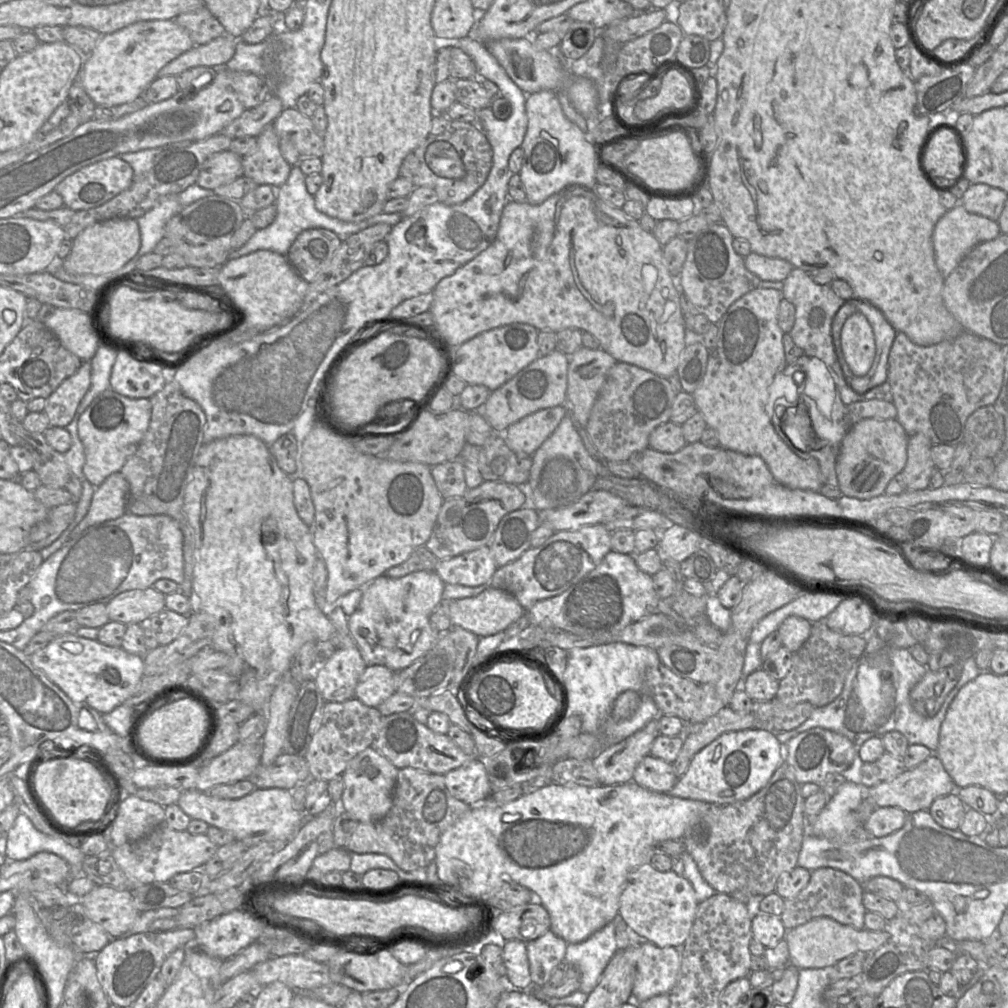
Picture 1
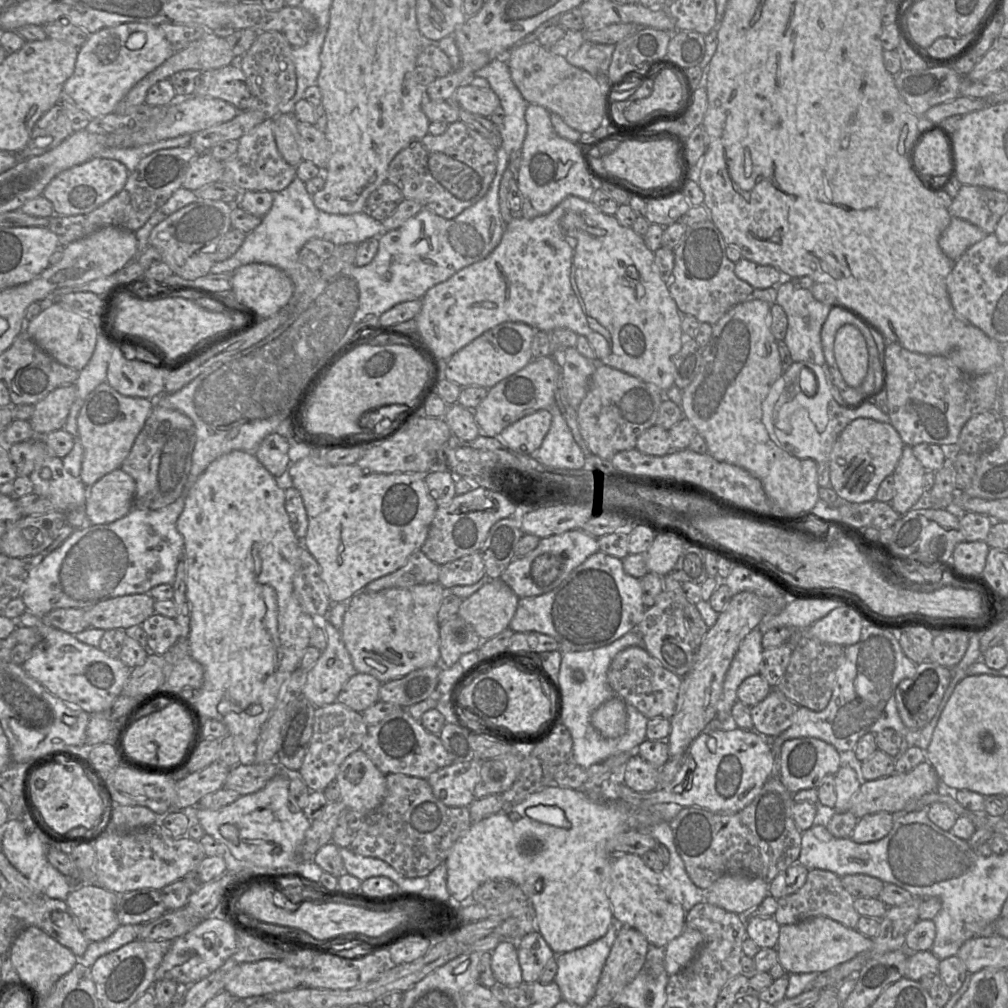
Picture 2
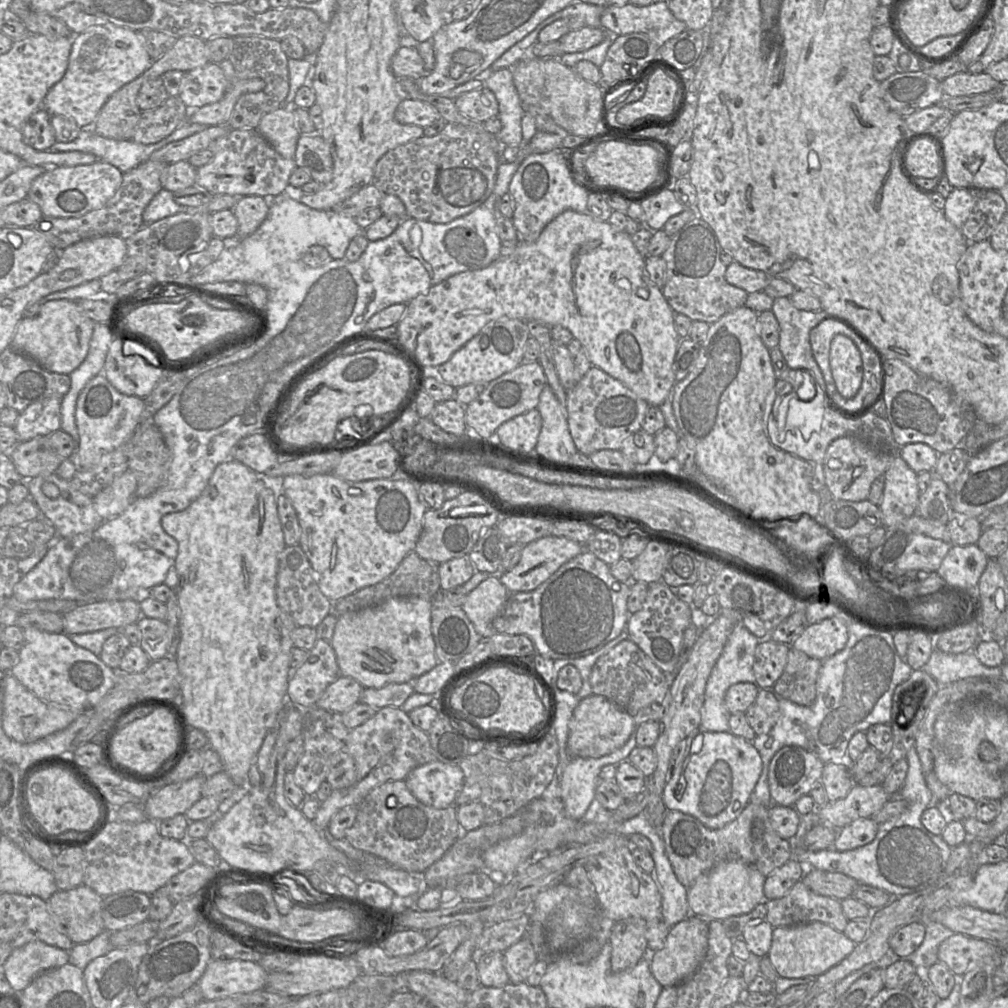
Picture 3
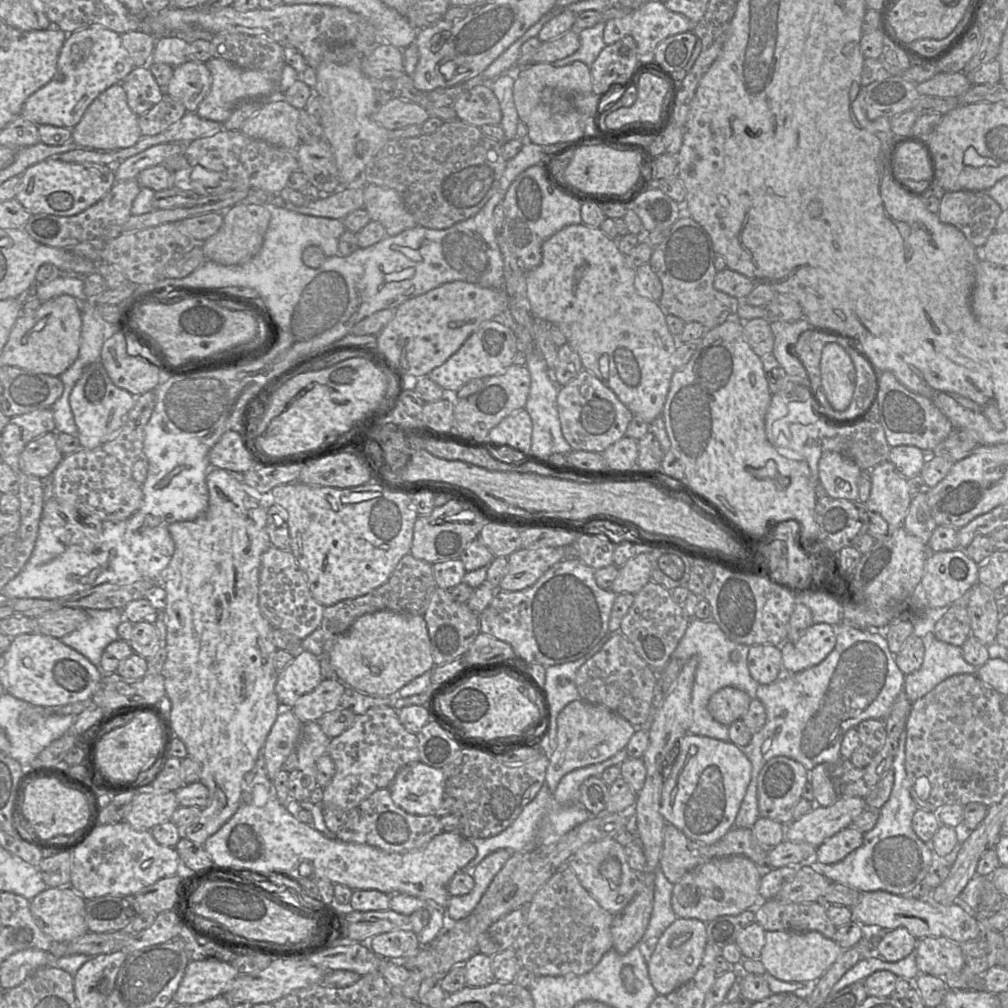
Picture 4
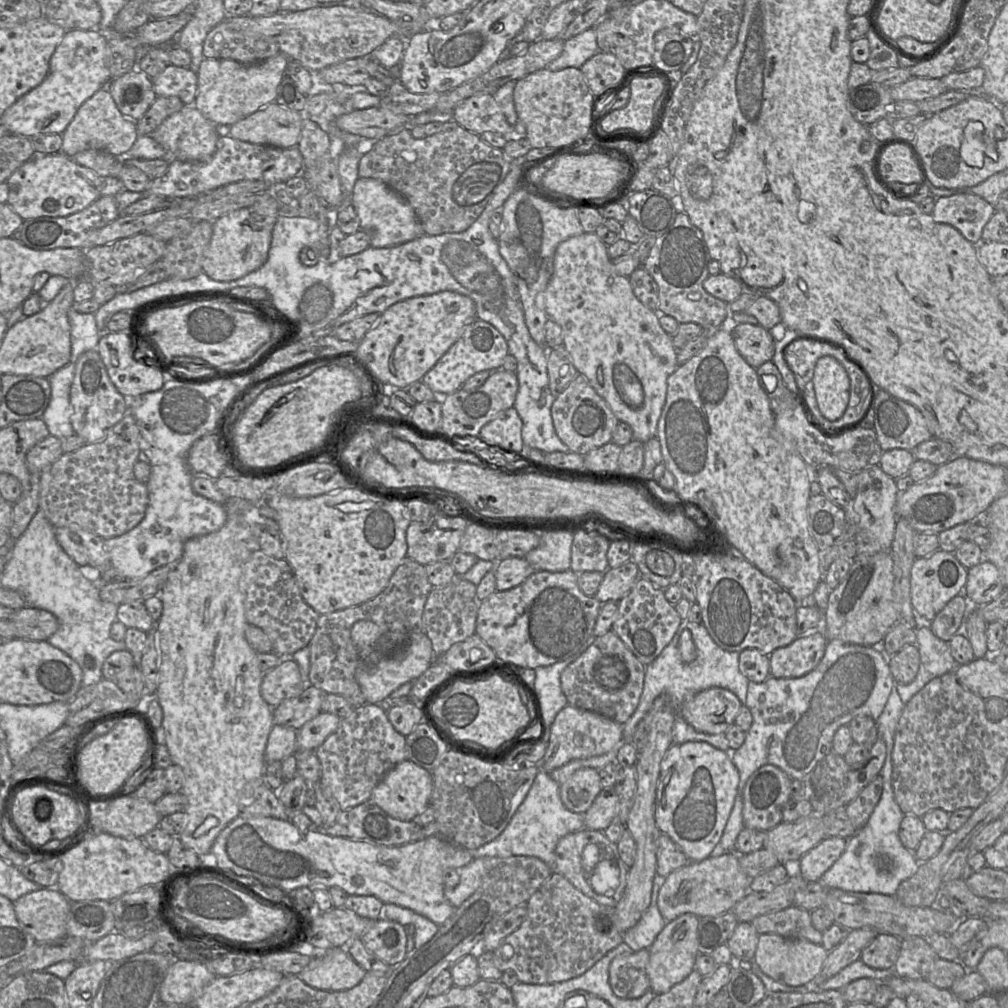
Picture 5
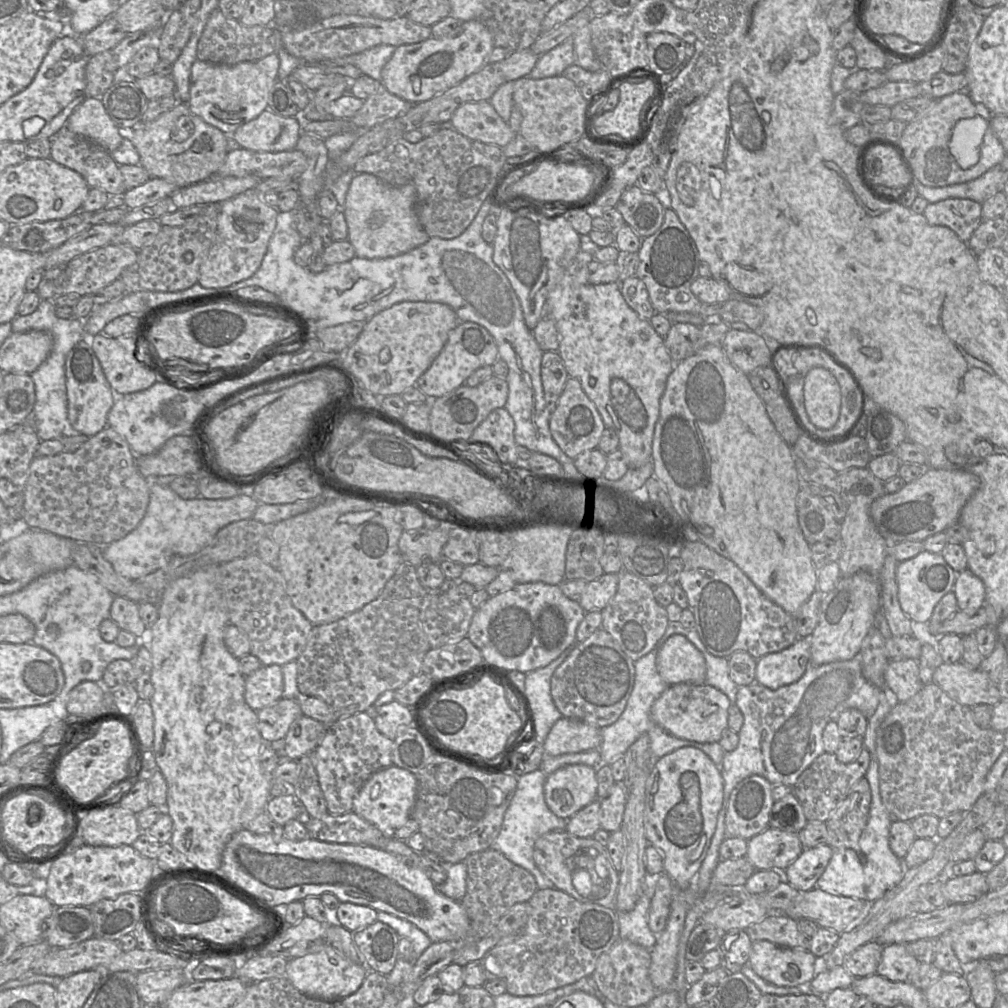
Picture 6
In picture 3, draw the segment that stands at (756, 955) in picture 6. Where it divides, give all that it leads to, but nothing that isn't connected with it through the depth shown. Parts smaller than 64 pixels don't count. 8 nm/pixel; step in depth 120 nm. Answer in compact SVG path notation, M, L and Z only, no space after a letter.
M810 922L792 926L775 927L772 943L767 957L780 977L803 978L819 976L843 959L855 949L856 943L843 932L823 922Z

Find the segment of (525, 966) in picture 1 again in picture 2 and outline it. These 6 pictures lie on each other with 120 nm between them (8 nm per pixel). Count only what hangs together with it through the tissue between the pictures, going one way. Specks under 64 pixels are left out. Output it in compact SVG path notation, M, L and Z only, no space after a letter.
M502 940L491 954L491 969L498 984L517 986L523 982L517 941Z

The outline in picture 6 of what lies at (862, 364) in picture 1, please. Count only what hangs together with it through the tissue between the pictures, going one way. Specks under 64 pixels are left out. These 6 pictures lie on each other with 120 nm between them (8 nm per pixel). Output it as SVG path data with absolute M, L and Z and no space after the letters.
M823 367L812 368L804 381L804 405L810 422L830 429L838 421L842 395L835 376Z

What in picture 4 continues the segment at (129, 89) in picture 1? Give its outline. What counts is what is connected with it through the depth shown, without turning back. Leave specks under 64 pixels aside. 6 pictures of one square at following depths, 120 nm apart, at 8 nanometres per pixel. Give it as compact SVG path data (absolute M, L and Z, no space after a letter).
M100 24L76 30L67 34L58 57L56 74L50 82L28 97L20 115L38 126L48 124L72 129L96 97L112 85L121 83L133 69L133 61L122 44L120 34Z

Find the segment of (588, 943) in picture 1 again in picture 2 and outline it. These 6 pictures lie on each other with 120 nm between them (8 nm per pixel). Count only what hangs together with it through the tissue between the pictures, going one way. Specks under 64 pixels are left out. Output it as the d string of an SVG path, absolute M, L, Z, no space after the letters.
M613 921L607 933L600 939L584 947L556 955L558 970L554 981L560 988L562 1000L583 1007L593 998L618 930L619 923Z

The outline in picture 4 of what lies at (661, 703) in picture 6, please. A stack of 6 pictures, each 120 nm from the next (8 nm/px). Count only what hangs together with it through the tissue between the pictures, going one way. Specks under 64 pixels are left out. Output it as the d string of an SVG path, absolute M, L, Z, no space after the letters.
M724 687L710 698L708 711L714 720L729 727L742 719L751 701L746 692L735 687Z

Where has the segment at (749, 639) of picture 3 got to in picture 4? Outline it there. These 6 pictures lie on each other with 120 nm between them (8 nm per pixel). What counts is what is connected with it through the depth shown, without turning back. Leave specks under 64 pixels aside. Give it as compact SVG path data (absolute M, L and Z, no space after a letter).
M691 618L684 636L672 654L672 658L684 661L692 656L699 658L692 690L692 723L689 734L730 741L728 726L713 719L708 711L708 702L717 691L724 687L735 687L746 692L752 699L756 698L759 684L750 675L747 664L750 647L728 639L714 621Z

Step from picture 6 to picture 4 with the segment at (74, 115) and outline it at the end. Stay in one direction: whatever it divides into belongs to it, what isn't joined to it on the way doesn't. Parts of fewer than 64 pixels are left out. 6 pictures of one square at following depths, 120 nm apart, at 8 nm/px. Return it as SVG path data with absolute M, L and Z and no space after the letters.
M120 83L112 85L96 97L71 132L71 139L79 148L94 150L128 148L142 136L138 116L128 106L126 92Z

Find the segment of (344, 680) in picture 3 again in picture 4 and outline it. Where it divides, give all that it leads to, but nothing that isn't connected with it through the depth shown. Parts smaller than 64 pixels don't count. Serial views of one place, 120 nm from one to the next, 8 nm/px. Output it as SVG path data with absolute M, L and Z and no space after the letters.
M337 678L323 679L313 691L300 697L291 710L303 724L317 721L324 714L340 707L340 700L346 688Z

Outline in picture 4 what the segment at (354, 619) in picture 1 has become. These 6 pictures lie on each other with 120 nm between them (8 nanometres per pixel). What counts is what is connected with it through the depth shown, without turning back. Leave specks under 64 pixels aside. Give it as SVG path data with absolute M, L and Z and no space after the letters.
M381 610L357 618L334 642L330 653L337 679L347 687L377 697L397 696L398 691L435 666L428 628L423 615Z

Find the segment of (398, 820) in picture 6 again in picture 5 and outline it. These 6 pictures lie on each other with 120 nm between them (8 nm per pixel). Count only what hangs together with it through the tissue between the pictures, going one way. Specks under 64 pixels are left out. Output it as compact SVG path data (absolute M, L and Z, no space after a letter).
M405 759L389 770L374 787L370 799L387 814L401 821L412 821L430 805L433 792L431 771Z

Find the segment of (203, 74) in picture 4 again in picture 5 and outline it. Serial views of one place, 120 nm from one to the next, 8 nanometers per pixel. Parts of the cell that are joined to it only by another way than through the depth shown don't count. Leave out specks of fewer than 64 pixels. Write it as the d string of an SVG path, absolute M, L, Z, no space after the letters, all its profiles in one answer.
M167 64L152 82L157 96L176 96L184 105L193 105L198 89L198 76L189 67Z

